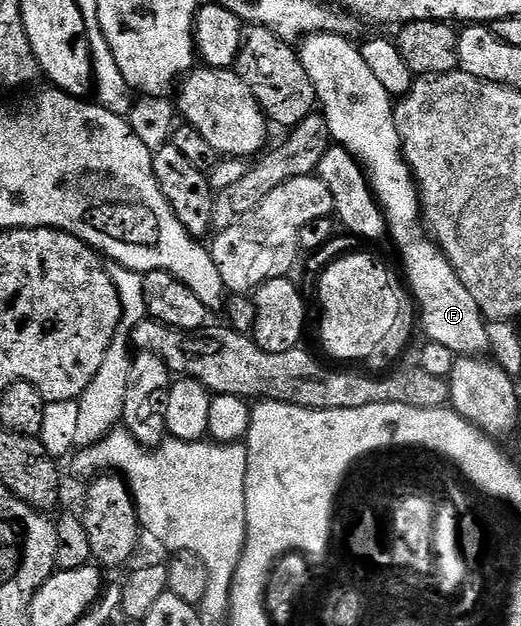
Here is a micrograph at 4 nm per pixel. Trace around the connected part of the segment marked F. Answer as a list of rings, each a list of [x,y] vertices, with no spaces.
[[[308,34],[298,47],[323,119],[329,124],[331,141],[344,146],[366,173],[371,193],[389,227],[389,238],[391,234],[403,257],[403,270],[419,305],[422,333],[432,342],[445,344],[457,356],[486,355],[490,351],[488,319],[483,317],[477,300],[473,300],[438,242],[421,225],[419,187],[403,156],[403,136],[392,95],[365,64],[362,49],[351,41],[342,34]]]

